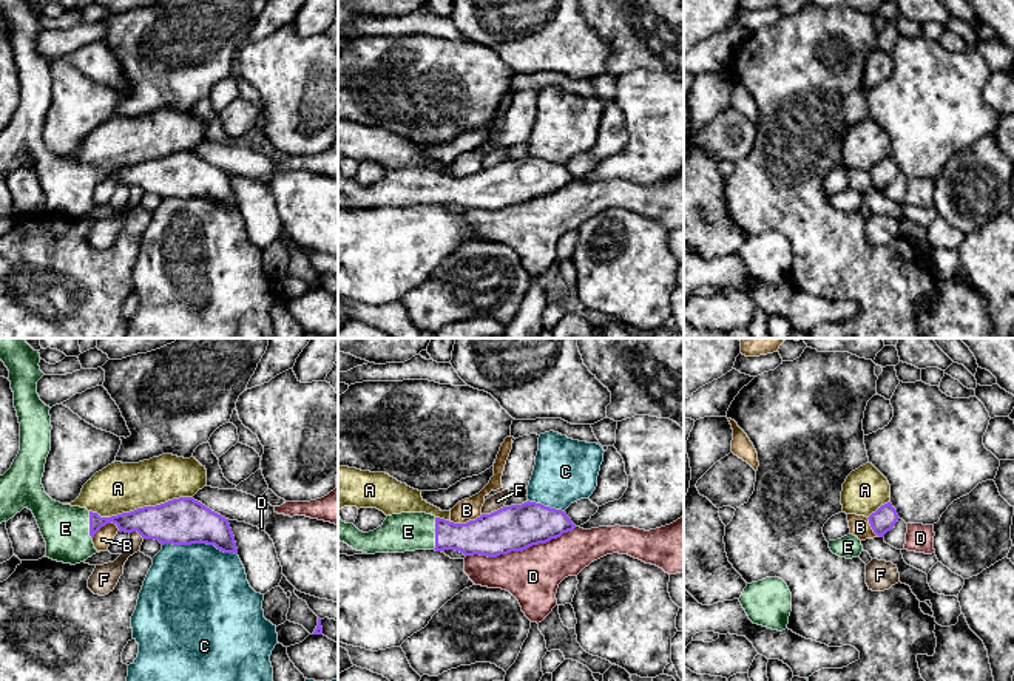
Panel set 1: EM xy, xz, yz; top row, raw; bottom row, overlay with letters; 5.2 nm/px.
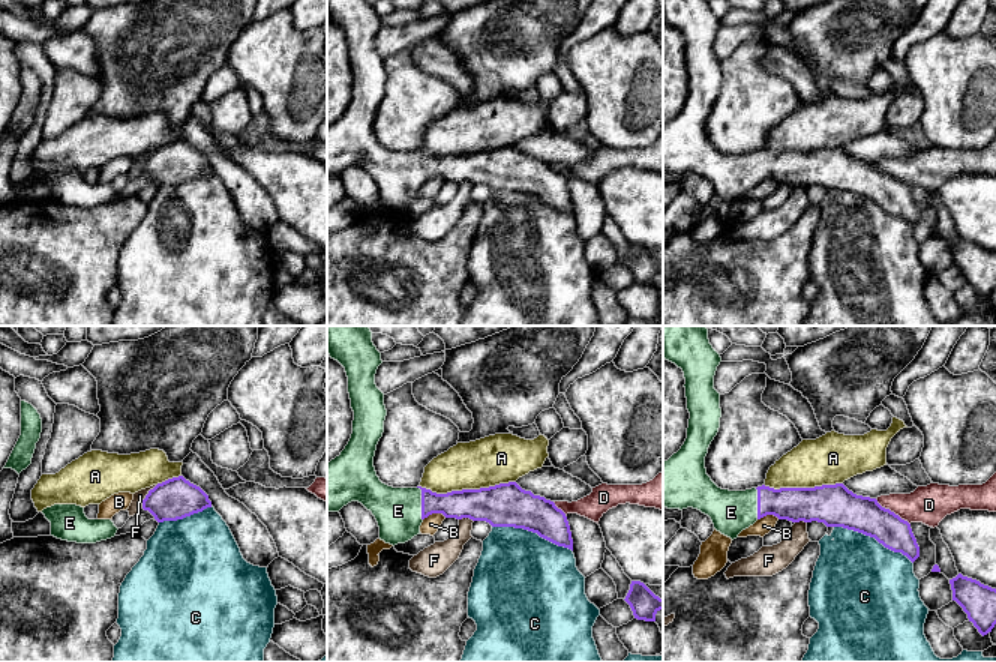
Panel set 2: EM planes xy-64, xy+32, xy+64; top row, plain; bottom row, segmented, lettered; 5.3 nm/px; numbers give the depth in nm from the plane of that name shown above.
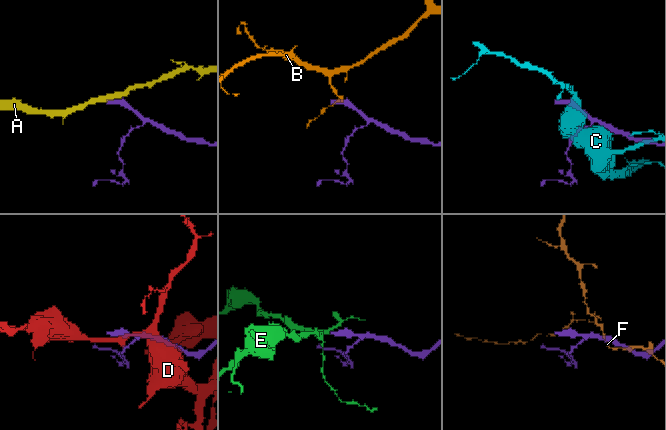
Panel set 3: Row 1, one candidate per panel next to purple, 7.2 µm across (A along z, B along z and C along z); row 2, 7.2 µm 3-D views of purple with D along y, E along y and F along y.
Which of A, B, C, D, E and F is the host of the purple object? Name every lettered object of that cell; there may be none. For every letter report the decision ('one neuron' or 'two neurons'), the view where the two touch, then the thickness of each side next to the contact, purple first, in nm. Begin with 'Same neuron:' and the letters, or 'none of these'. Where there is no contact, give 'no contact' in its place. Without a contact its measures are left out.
Same neuron: E
A: two neurons; contact in xy; calibres 240 and 260 nm
B: two neurons; contact in xy; calibres 180 and 90 nm
C: two neurons; contact in xy; calibres 240 and 480 nm
D: two neurons; contact in xz; calibres 240 and 280 nm
E: one neuron; contact in xz; calibres 200 and 200 nm
F: two neurons; contact in xz; calibres 240 and 80 nm

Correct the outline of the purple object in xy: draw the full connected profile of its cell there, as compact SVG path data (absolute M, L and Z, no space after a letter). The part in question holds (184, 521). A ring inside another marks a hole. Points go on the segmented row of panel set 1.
M0 338L0 360L9 371L14 408L20 423L20 451L11 468L0 476L0 523L8 522L23 508L32 511L40 533L46 542L46 557L63 564L80 564L96 553L93 537L106 523L116 523L119 531L137 531L144 539L159 540L162 545L215 545L224 553L238 554L235 536L228 519L211 511L193 497L179 497L156 507L144 507L111 517L100 517L86 508L63 505L52 500L42 485L46 457L51 451L51 415L37 394L37 381L45 375L40 371L40 354L25 338Z

